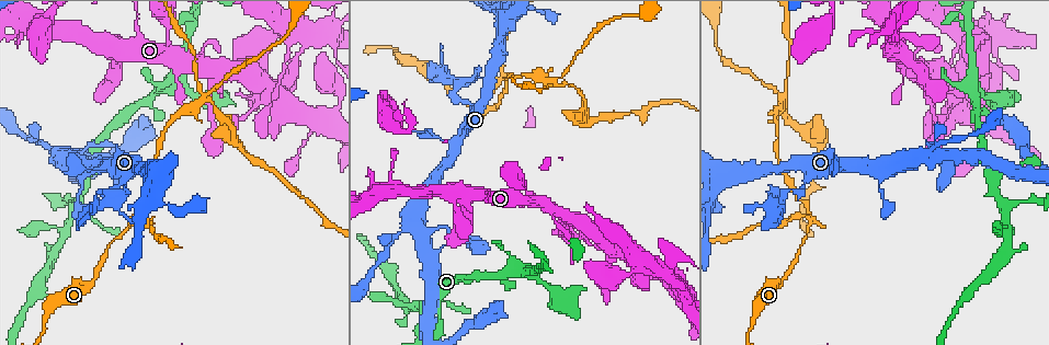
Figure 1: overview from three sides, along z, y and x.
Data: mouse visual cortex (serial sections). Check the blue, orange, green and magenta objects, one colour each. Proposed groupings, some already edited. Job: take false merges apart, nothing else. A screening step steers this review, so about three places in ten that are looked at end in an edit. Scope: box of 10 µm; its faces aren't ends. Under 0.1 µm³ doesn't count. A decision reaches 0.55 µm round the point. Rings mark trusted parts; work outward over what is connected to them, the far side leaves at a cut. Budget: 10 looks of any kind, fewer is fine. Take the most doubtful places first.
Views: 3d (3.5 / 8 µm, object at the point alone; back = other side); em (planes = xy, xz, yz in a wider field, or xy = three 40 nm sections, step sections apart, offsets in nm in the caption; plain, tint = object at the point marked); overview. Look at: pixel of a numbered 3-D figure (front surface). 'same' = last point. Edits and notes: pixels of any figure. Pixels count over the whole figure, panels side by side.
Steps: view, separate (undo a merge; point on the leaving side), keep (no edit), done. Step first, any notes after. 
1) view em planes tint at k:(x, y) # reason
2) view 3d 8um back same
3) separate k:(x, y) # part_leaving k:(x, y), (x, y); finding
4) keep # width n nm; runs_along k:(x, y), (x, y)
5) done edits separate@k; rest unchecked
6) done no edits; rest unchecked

view 3d 3.5um at 1:(810, 226) # three-way junction

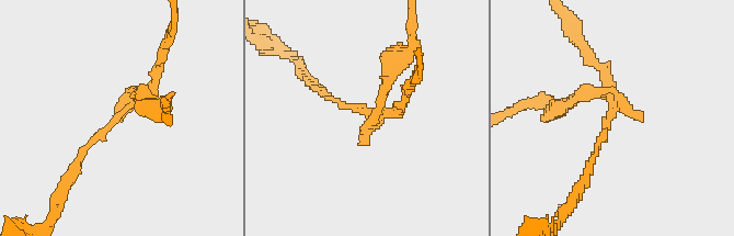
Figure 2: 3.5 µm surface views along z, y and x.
view em xy step 1 tint at 2:(364, 111) # arms 3; arm_widths 100, 150, 200 nm

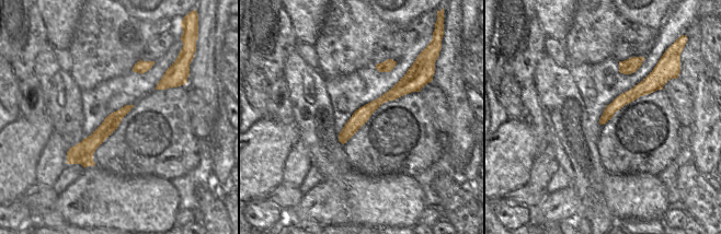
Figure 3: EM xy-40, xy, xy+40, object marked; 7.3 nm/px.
separate 2:(387, 69) # part_leaving 2:(376, 113), (413, 24); two cells meet here

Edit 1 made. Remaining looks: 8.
view 3d 3.5um back at 1:(783, 100) # abrupt turn

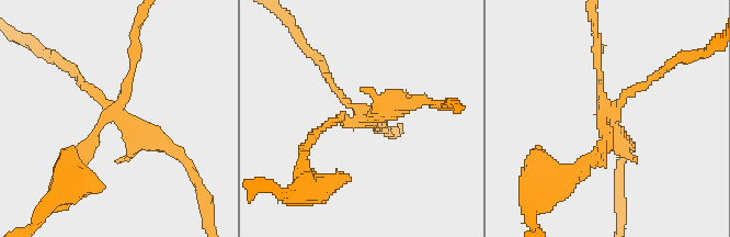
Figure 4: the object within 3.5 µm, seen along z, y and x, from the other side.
view em xy step 3 tint at 4:(116, 116)

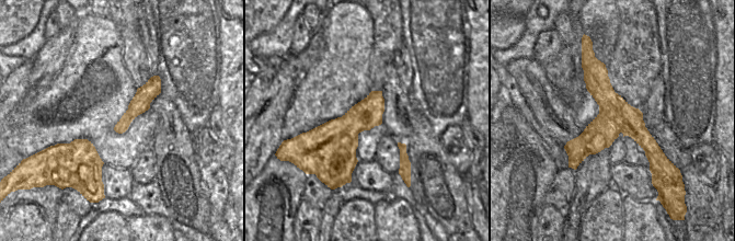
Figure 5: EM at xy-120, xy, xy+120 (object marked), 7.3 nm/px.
separate 4:(83, 149) # width 300 nm; border 5:(599, 110), (616, 121), (622, 130); two cells meet here

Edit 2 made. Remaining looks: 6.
view overview # see it whole again

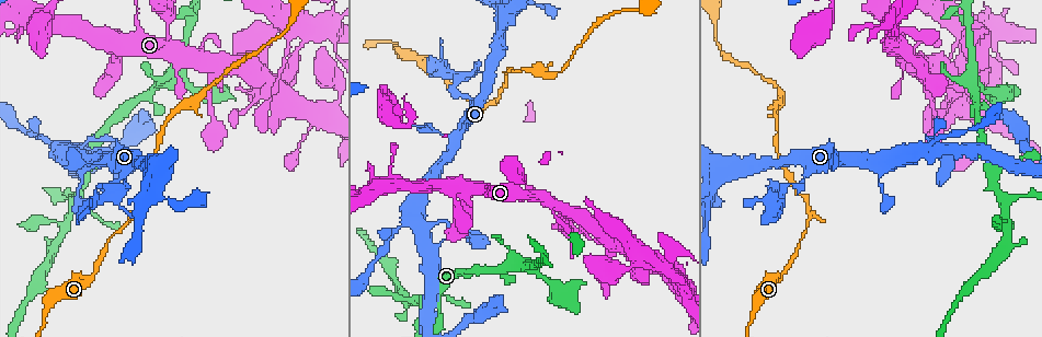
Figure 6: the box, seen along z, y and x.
view em planes tint at 6:(973, 73) # sharp bend

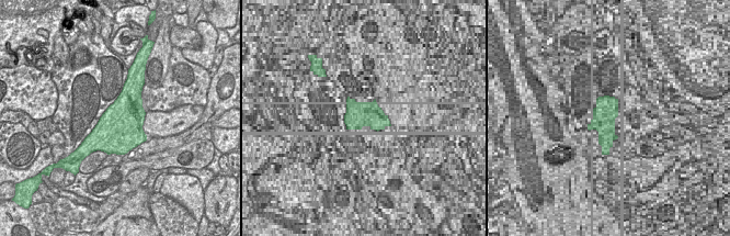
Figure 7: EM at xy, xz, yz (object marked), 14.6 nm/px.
view 3d 3.5um back same # see where the arms go

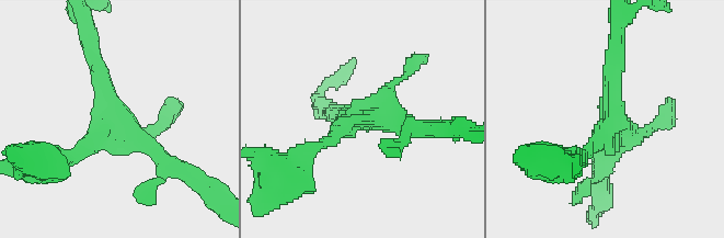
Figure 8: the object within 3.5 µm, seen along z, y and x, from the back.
keep # runs_along 8:(421, 128), (357, 117), (313, 148); all the same cell

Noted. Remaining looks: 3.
view 3d 3.5um at 6:(1006, 201) # two arms in line, one across

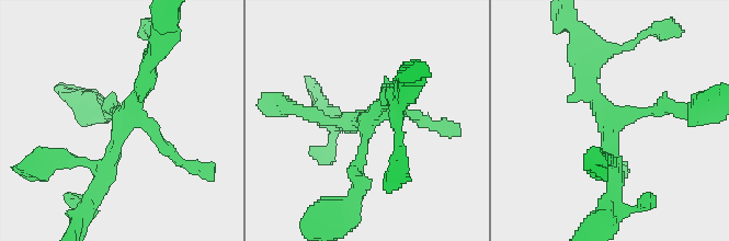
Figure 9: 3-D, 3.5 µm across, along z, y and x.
view em planes tint at 9:(369, 119)

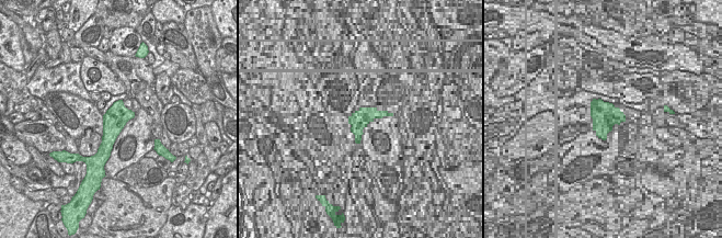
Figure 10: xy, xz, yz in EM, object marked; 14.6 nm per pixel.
keep # runs_along 9:(149, 61), (98, 188); all the same cell

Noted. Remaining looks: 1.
done edits separate@2, separate@4; rest unchecked

